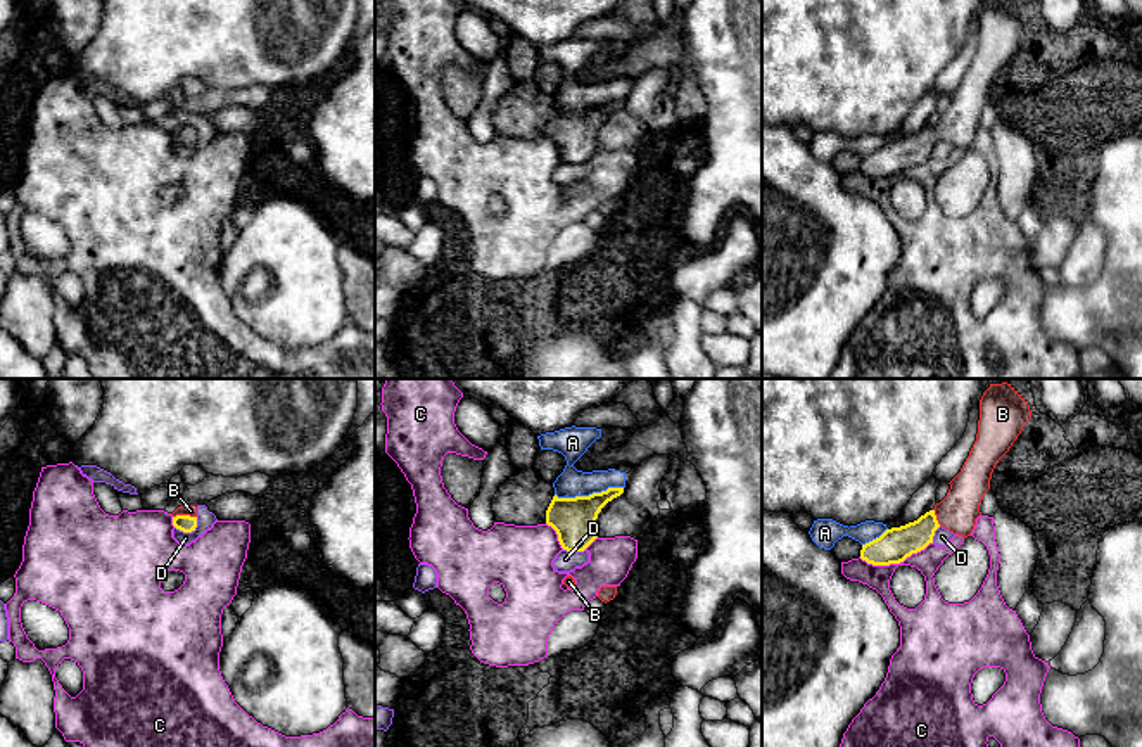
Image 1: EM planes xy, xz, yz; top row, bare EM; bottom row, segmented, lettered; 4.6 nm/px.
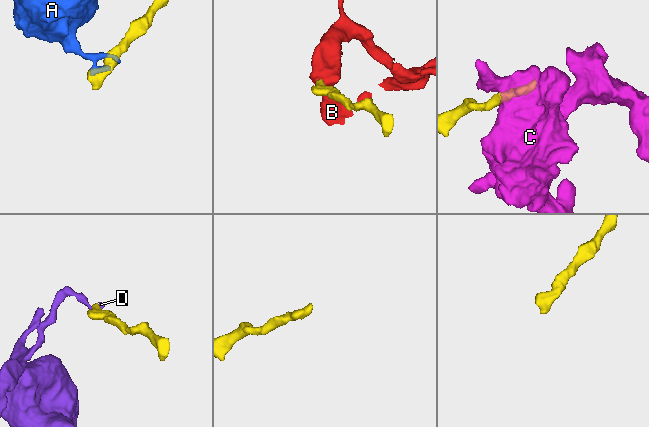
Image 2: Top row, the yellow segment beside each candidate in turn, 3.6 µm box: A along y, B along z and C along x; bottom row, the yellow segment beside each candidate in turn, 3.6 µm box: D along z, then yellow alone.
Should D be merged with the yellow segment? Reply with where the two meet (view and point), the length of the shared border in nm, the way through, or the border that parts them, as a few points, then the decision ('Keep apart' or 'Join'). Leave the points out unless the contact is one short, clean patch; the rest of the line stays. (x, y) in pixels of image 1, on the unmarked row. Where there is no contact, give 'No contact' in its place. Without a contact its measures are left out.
Touches yellow at xy (189, 144). Shared border 120 nm. Boundary: xy (197, 130), (197, 137), (190, 144), (180, 144), (175, 139). Keep apart

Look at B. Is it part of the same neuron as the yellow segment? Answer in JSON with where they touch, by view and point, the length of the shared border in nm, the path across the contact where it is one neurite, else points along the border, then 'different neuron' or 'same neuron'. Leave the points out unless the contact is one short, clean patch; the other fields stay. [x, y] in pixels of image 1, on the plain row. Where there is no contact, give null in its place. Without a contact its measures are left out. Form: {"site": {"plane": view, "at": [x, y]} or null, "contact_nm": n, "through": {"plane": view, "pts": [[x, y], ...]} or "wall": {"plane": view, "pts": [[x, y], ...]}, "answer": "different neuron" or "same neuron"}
{"site": {"plane": "xy", "at": [183, 128]}, "contact_nm": 110, "through": {"plane": "xy", "pts": [[183, 135], [183, 128], [190, 123]]}, "answer": "same neuron"}

